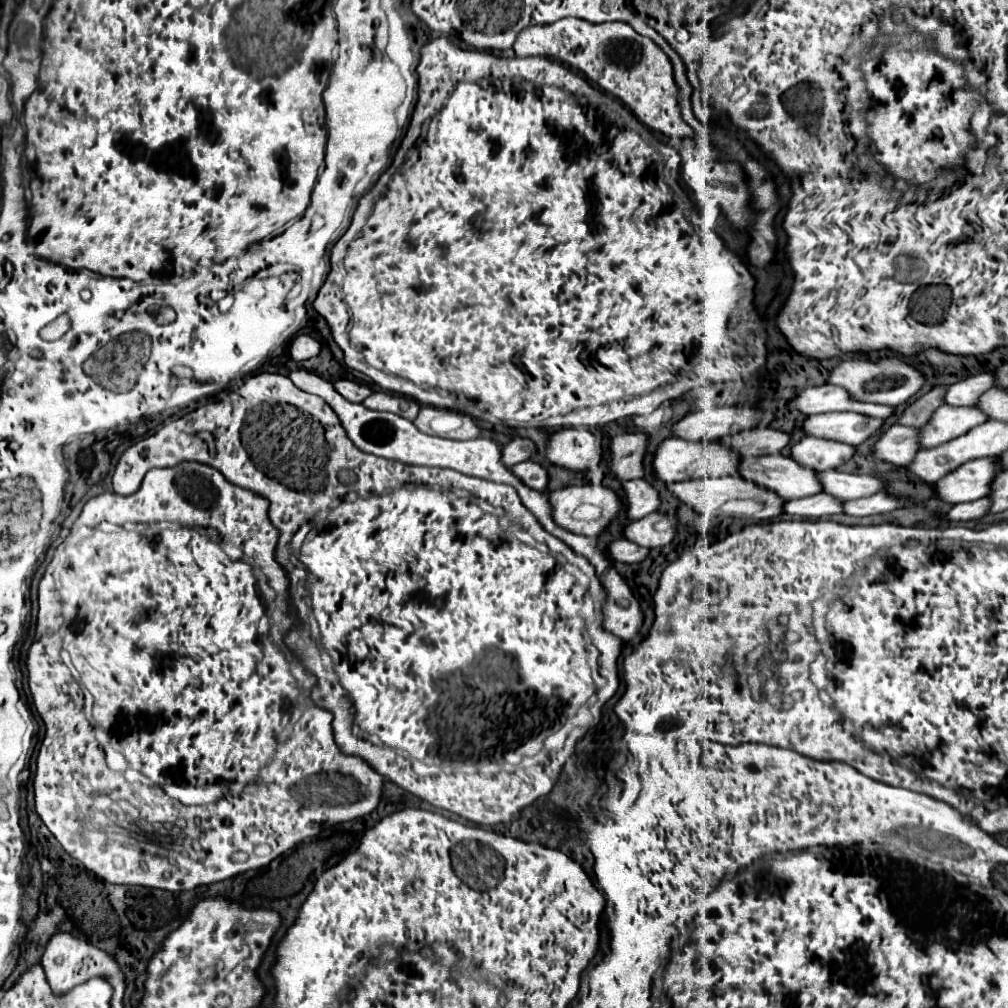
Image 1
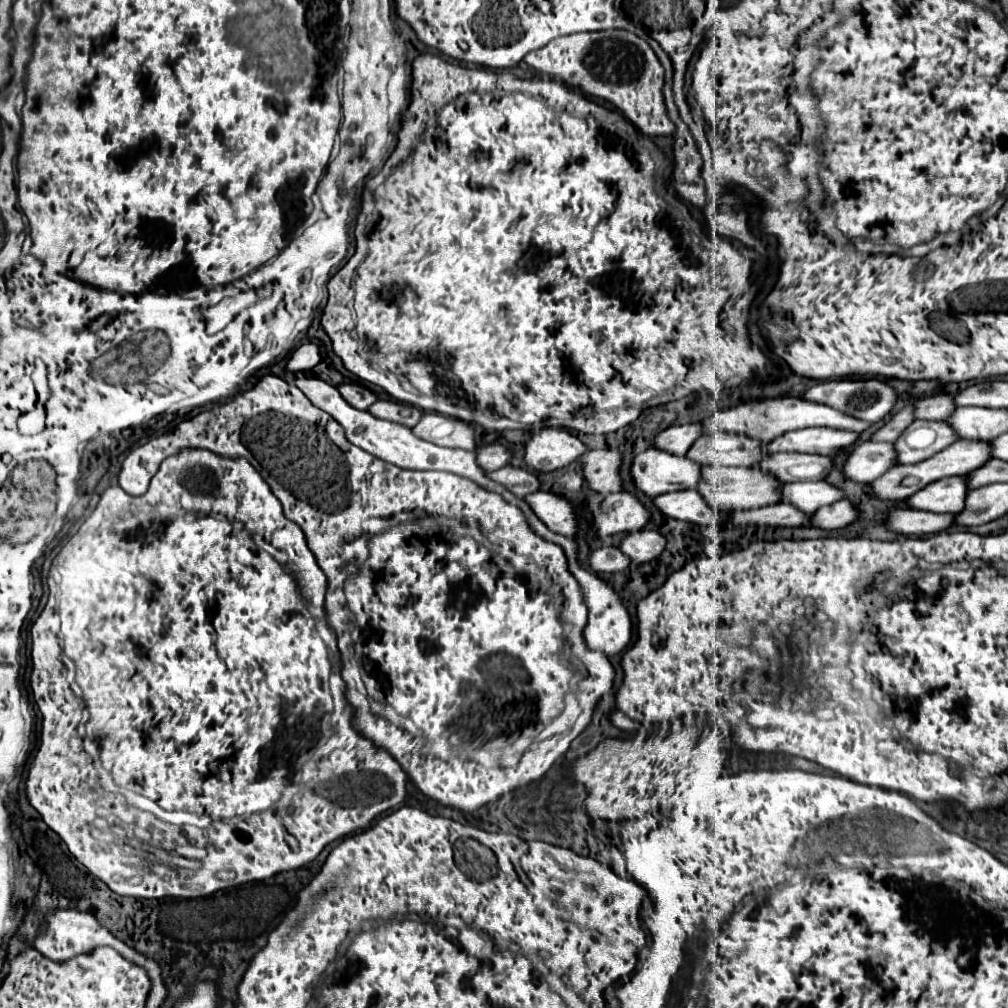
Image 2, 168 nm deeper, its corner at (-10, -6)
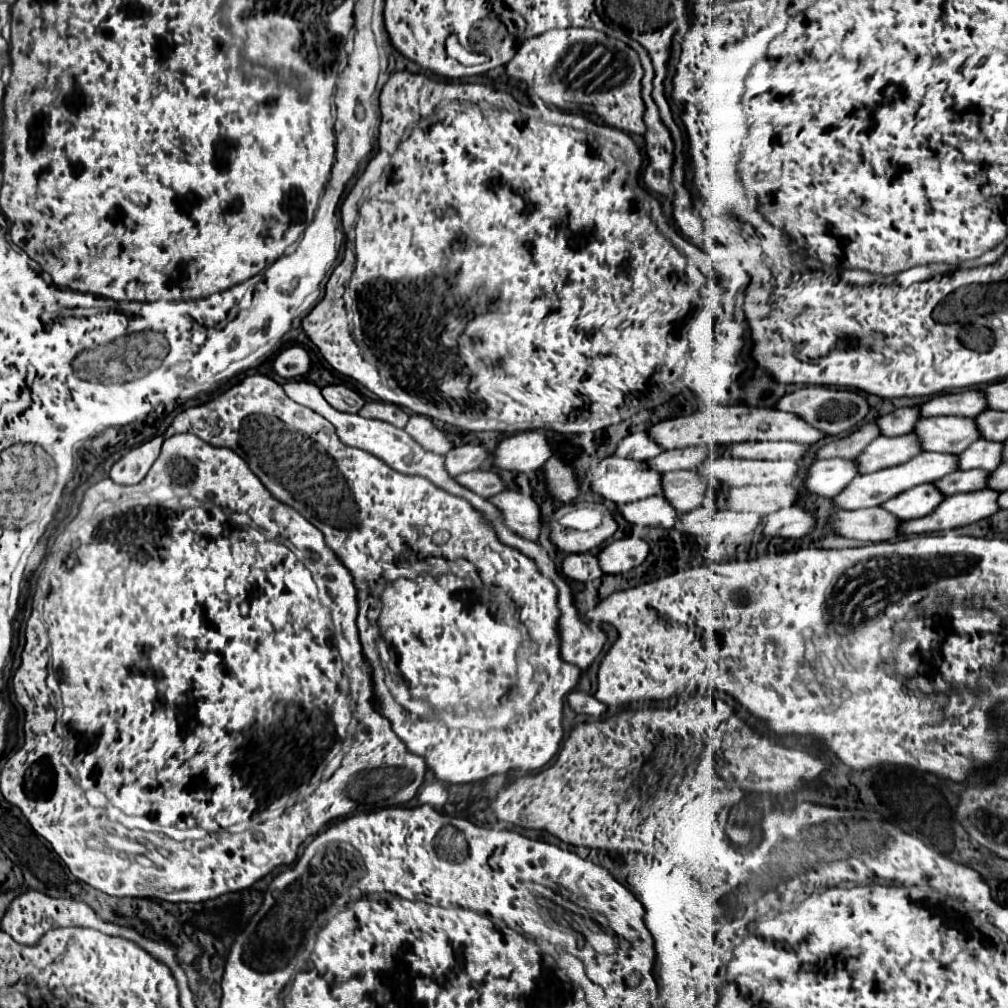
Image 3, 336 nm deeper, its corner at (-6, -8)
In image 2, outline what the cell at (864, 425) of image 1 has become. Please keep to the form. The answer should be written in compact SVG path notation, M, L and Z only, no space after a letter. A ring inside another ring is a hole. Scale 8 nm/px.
M808 427L780 435L778 439L764 443L766 453L778 451L798 451L798 453L818 453L818 455L836 455L842 447L852 445L858 439L858 433L826 429L826 427Z

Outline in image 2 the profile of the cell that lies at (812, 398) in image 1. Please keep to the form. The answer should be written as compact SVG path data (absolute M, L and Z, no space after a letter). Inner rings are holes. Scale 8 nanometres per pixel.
M778 397L778 399L748 401L748 403L740 403L732 409L716 411L712 417L702 421L702 427L704 427L706 435L720 429L720 431L728 431L728 433L746 433L748 437L754 437L762 443L768 443L768 441L772 441L772 439L776 439L788 431L804 429L804 427L832 427L832 429L846 429L846 431L862 433L864 429L870 427L870 423L854 419L854 417L846 417L844 413L840 413L828 405L810 403L810 401L804 401L800 397Z

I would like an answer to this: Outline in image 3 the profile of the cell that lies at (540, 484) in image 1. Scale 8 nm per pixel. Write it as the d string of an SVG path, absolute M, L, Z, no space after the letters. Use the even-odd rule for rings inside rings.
M472 471L472 473L462 473L458 477L458 481L464 487L470 487L470 491L482 495L482 497L494 497L502 491L506 491L506 483L500 475L492 473L492 471Z

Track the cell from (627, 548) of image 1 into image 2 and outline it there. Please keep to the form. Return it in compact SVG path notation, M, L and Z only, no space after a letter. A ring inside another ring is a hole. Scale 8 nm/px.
M618 547L594 549L588 557L588 569L594 573L618 573L624 571L630 561L620 553Z

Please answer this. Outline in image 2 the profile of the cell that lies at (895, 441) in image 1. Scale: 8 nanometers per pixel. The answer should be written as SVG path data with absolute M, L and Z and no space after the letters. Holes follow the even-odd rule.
M858 443L844 461L842 473L856 483L872 483L894 465L894 459L892 443Z

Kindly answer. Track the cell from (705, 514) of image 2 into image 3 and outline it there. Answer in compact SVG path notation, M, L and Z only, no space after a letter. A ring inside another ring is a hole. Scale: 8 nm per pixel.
M654 495L654 497L642 499L642 501L620 505L618 511L630 523L640 523L640 525L648 525L648 527L664 527L664 529L672 529L680 517L680 513L674 511L670 501L662 495Z

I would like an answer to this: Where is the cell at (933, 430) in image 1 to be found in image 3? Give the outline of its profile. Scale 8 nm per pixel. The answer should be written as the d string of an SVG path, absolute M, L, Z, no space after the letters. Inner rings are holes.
M914 433L898 437L880 435L878 439L874 439L874 443L870 443L870 447L866 447L866 451L862 451L862 455L858 457L858 467L862 467L862 473L874 473L880 469L902 465L920 453L922 445L918 435Z

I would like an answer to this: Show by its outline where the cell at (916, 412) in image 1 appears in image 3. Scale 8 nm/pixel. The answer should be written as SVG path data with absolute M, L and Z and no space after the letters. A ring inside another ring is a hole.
M866 423L860 429L856 429L852 435L844 439L836 439L828 445L824 445L818 451L818 459L830 459L830 457L844 457L844 459L854 459L858 457L876 437L880 435L880 429L876 423Z

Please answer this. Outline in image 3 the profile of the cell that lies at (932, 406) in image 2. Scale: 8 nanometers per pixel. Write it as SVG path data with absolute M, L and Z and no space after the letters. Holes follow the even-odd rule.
M902 407L892 411L890 415L884 415L880 419L876 419L878 427L882 427L882 435L904 435L914 431L916 423L922 419L920 415L920 407Z

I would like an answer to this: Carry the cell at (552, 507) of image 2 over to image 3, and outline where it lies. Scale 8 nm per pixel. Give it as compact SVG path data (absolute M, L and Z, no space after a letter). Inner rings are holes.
M504 491L490 497L490 501L502 511L506 525L512 531L518 531L518 535L534 541L542 537L540 505L530 495L522 495L520 491Z

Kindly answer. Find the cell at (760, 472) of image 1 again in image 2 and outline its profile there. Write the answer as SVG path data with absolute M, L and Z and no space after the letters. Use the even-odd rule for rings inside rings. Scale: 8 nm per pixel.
M702 467L702 477L696 485L696 491L702 493L706 503L716 513L732 513L736 509L754 509L782 501L780 485L780 481L756 467Z

